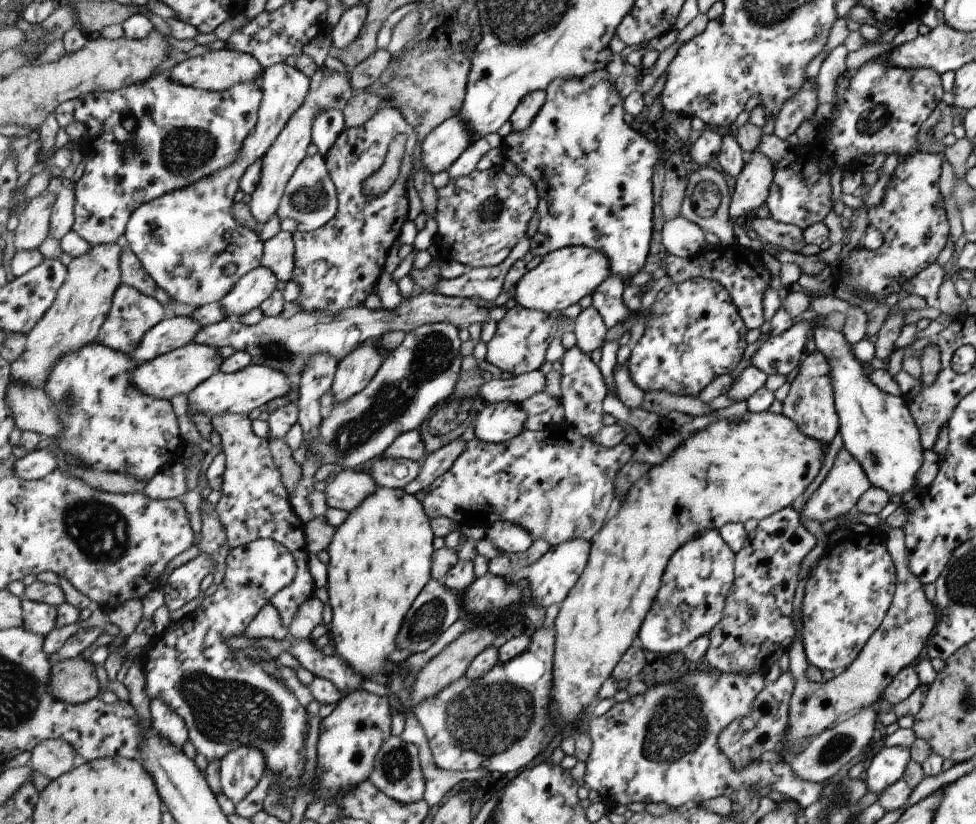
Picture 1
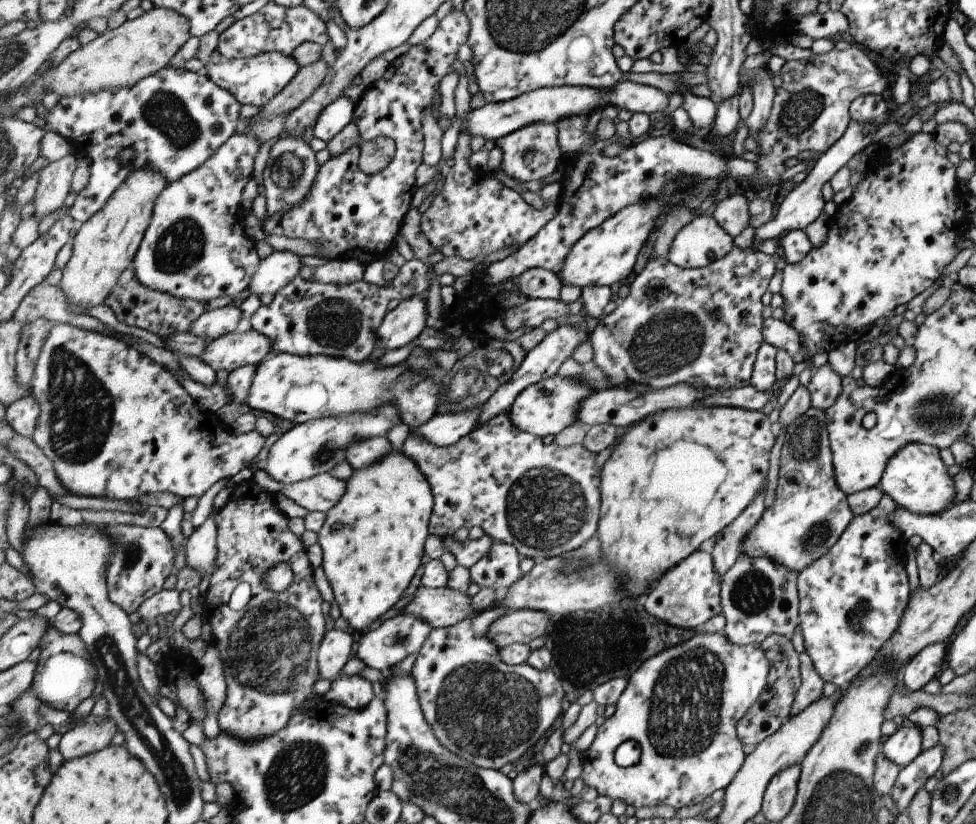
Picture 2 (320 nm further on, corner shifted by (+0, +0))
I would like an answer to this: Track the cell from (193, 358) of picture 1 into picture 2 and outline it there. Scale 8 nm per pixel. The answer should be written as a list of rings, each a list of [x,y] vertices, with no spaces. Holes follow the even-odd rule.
[[[251,329],[239,333],[227,333],[210,342],[201,358],[215,370],[232,370],[245,365],[259,366],[271,352],[274,342],[262,332]]]

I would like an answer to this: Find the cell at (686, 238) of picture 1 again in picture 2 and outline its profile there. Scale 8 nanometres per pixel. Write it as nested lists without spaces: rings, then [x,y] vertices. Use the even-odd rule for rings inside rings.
[[[695,215],[671,241],[666,259],[682,269],[696,269],[723,258],[733,248],[729,236],[713,217]]]

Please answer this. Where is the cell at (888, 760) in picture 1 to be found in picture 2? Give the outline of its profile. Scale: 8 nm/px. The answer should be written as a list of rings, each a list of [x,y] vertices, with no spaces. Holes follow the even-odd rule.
[[[905,722],[896,731],[883,739],[881,753],[897,766],[907,766],[922,750],[920,729]]]

